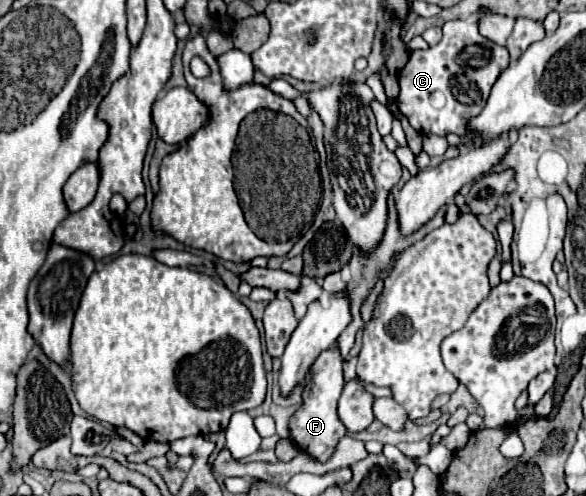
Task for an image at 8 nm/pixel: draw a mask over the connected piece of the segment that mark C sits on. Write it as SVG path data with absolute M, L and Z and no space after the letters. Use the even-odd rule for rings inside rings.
M447 21L443 25L443 39L429 47L427 51L413 51L409 57L409 63L401 69L399 73L399 85L401 93L397 97L397 105L401 113L409 119L411 127L423 135L479 135L477 131L469 129L469 119L477 117L481 109L485 107L485 101L489 97L489 91L497 77L501 75L503 69L509 65L509 51L503 45L497 45L489 39L485 39L479 33L479 23L475 21ZM453 75L467 75L471 83L475 83L479 97L475 103L481 101L483 95L483 105L463 105L459 103L453 93L449 91L451 87L451 77Z

